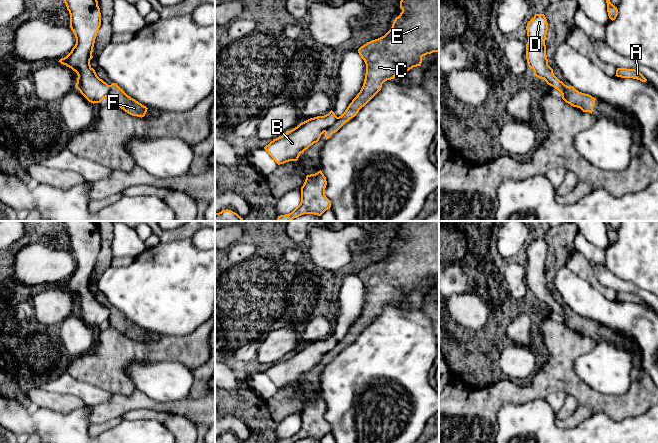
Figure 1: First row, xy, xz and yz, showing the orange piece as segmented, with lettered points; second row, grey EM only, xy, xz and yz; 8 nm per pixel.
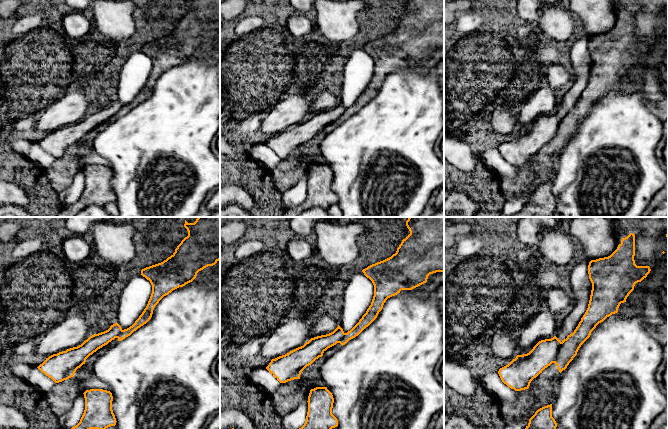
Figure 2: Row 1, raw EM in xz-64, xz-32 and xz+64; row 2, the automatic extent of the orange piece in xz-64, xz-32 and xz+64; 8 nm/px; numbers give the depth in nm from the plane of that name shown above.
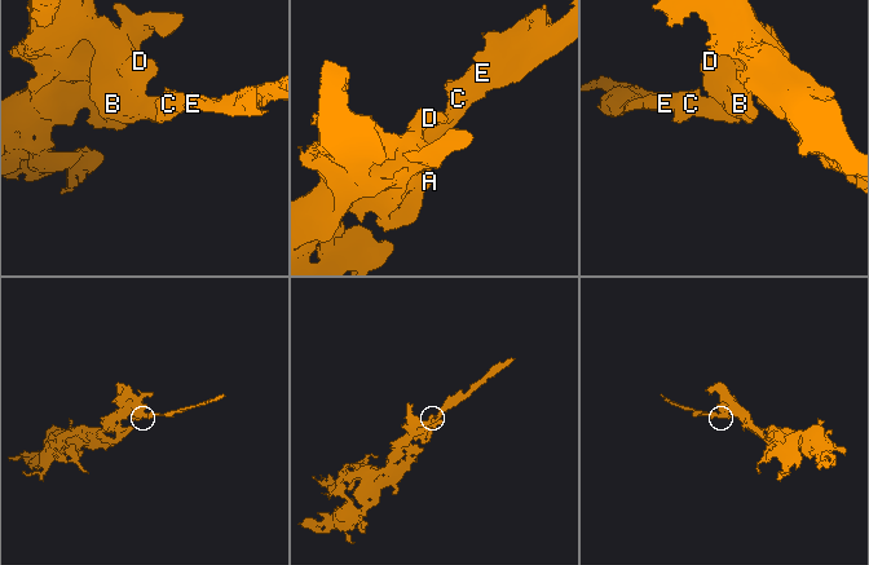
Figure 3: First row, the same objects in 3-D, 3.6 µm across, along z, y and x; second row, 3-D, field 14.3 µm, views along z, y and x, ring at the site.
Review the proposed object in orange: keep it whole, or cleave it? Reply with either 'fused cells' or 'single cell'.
fused cells

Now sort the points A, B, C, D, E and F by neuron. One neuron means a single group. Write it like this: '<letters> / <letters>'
A B D / C E F

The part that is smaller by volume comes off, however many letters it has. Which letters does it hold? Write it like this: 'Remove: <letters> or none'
Remove: C, E, F

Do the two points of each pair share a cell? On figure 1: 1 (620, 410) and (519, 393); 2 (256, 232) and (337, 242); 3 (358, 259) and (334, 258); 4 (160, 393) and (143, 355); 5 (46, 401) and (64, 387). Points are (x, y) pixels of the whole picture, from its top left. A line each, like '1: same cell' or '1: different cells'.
1: same cell
2: different cells
3: different cells
4: different cells
5: different cells

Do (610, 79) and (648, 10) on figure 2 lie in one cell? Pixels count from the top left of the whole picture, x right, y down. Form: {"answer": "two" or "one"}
{"answer": "two"}

